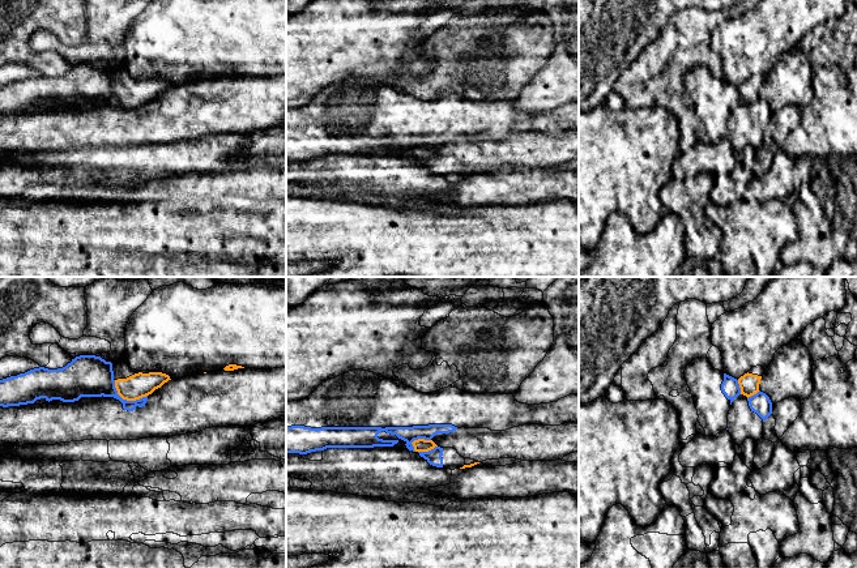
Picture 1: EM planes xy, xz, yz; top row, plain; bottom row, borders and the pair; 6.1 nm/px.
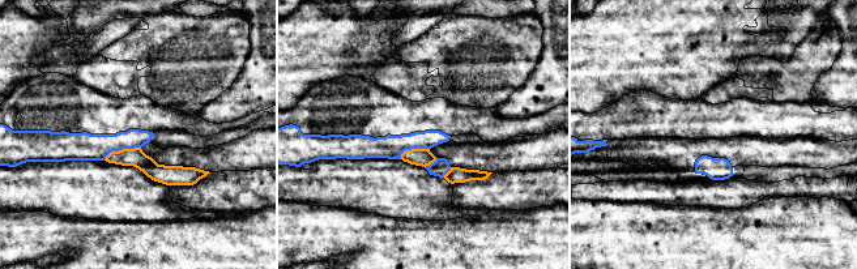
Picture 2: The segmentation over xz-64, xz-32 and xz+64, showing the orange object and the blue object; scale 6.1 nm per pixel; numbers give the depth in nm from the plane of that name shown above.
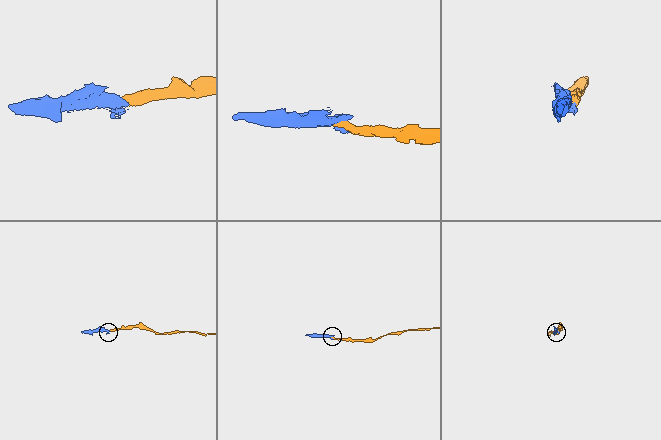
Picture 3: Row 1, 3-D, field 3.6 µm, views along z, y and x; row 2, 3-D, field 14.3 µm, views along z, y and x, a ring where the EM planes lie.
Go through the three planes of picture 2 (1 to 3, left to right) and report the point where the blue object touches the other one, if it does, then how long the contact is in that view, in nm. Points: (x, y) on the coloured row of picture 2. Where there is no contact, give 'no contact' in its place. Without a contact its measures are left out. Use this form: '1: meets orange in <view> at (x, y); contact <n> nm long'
1: meets orange in xz-64 at (123, 149); contact 240 nm long
2: meets orange in xz-32 at (413, 149); contact 200 nm long
3: no contact

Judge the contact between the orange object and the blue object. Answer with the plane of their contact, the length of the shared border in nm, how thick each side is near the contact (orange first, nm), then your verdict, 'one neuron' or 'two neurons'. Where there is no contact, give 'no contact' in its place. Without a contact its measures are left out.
xy | 220 nm | 150/260 nm | two neurons

